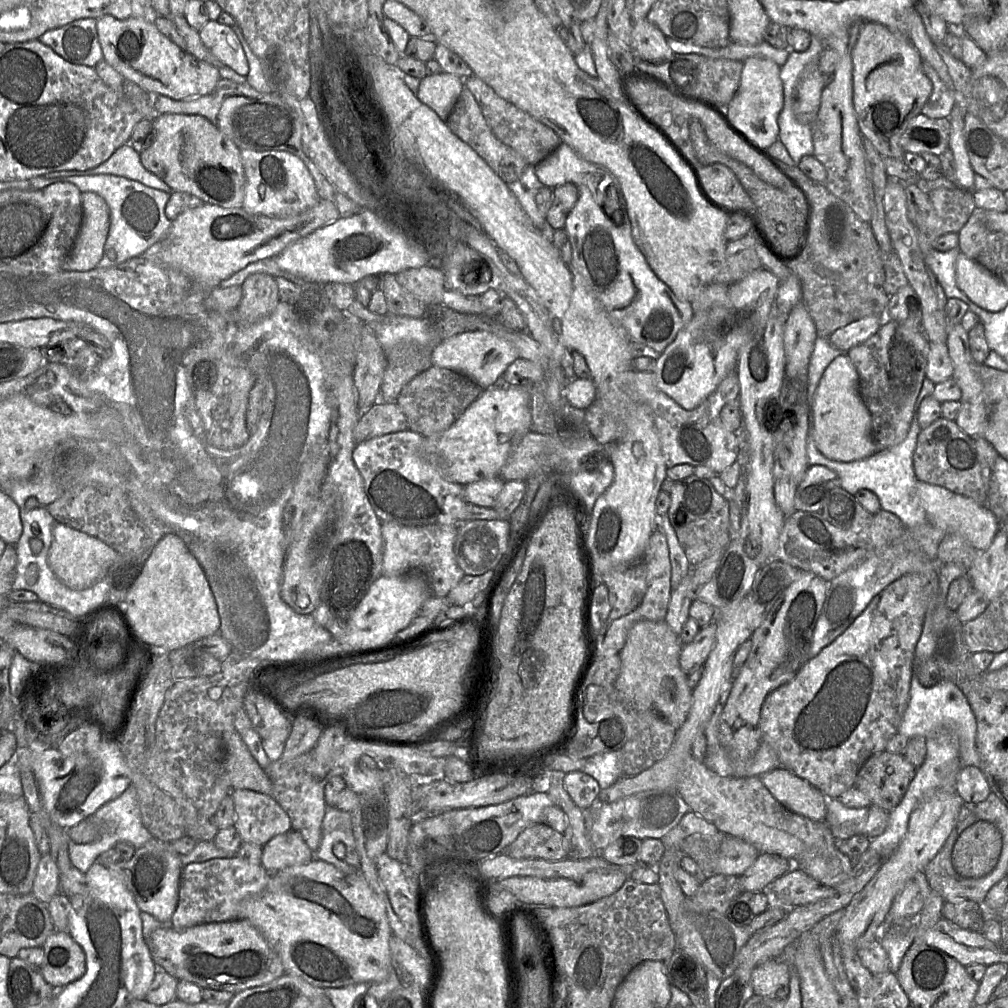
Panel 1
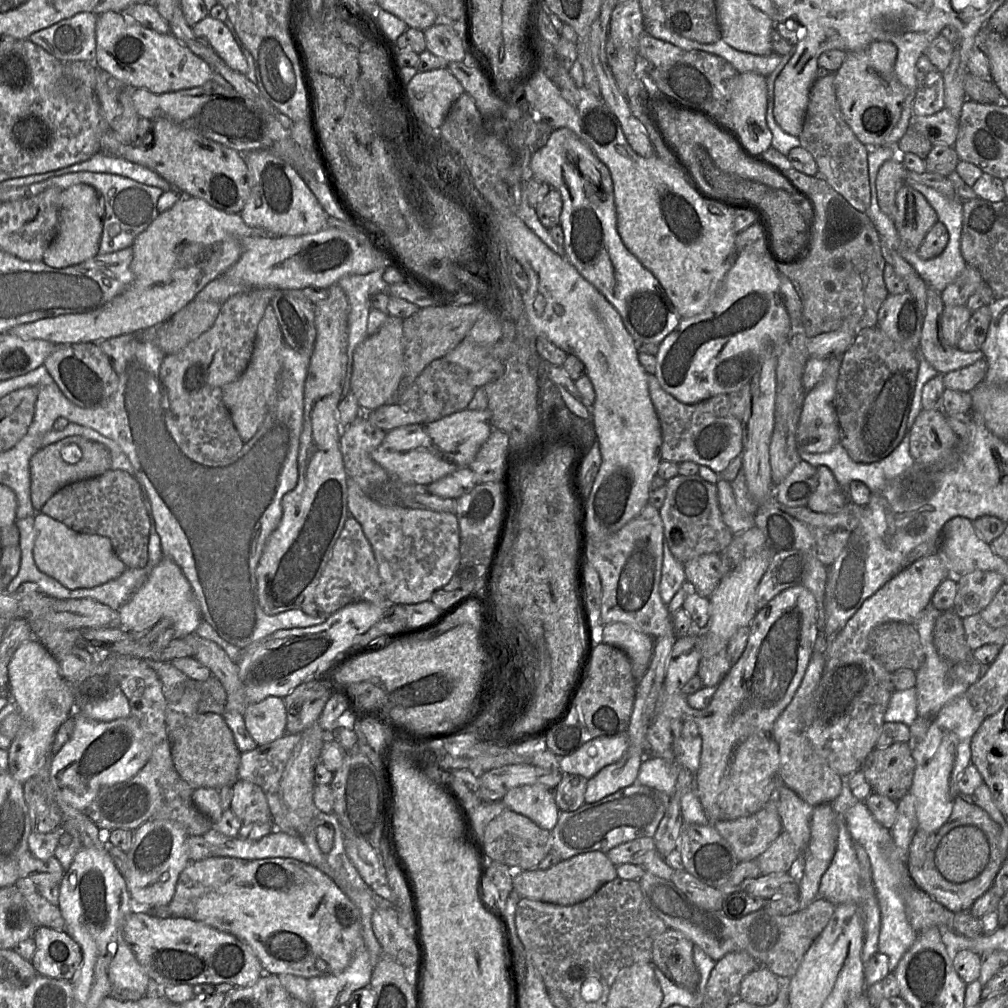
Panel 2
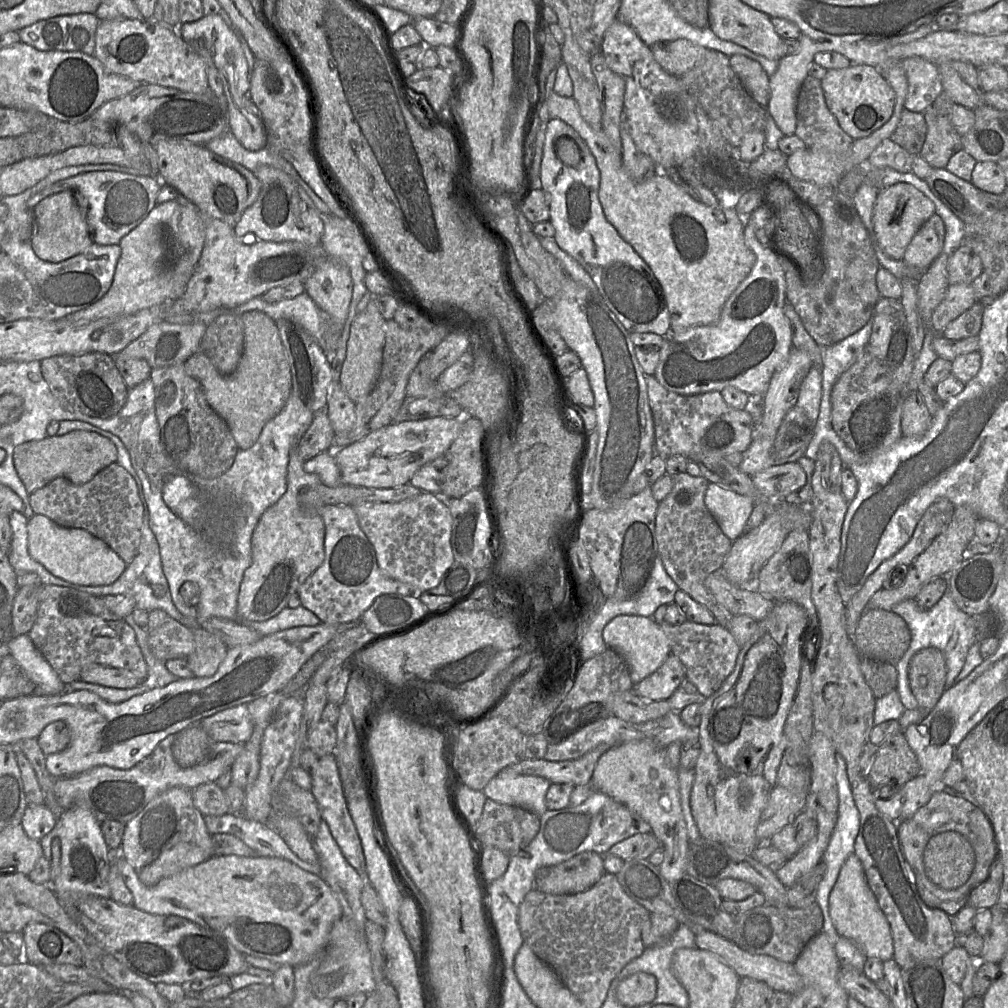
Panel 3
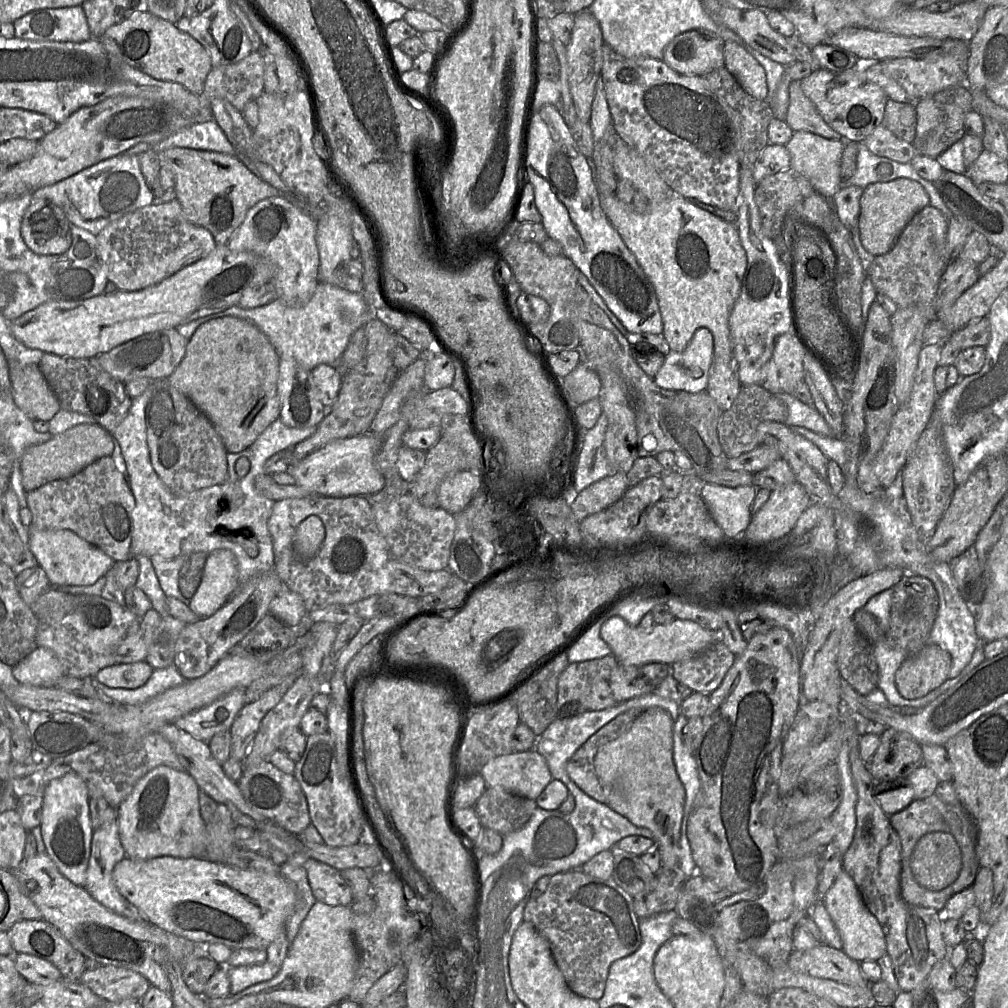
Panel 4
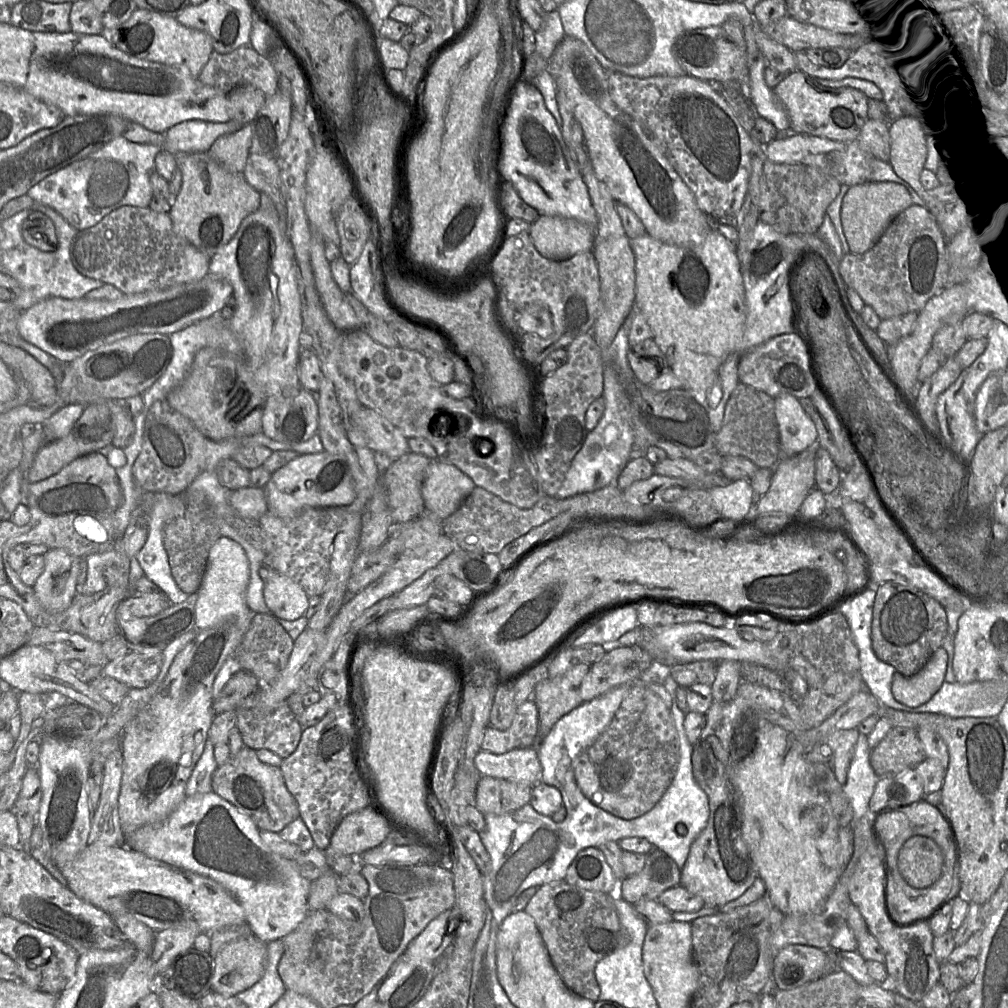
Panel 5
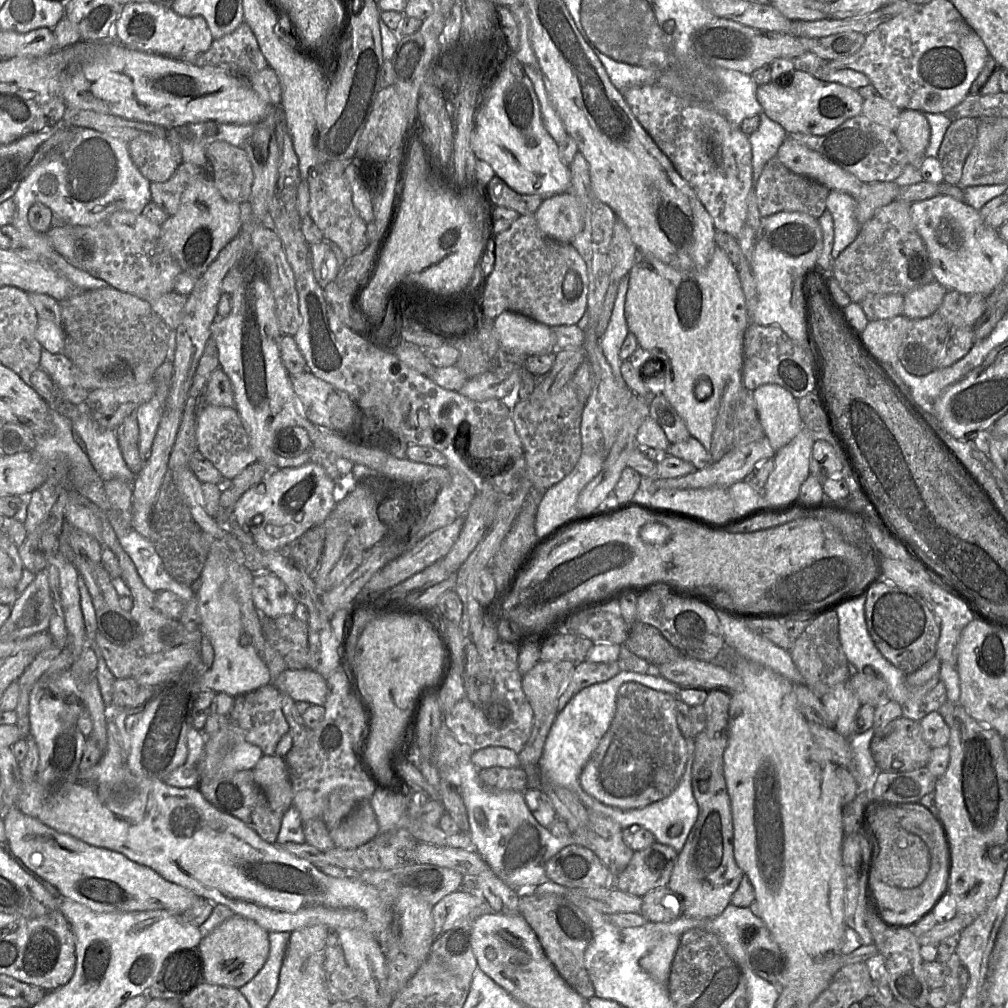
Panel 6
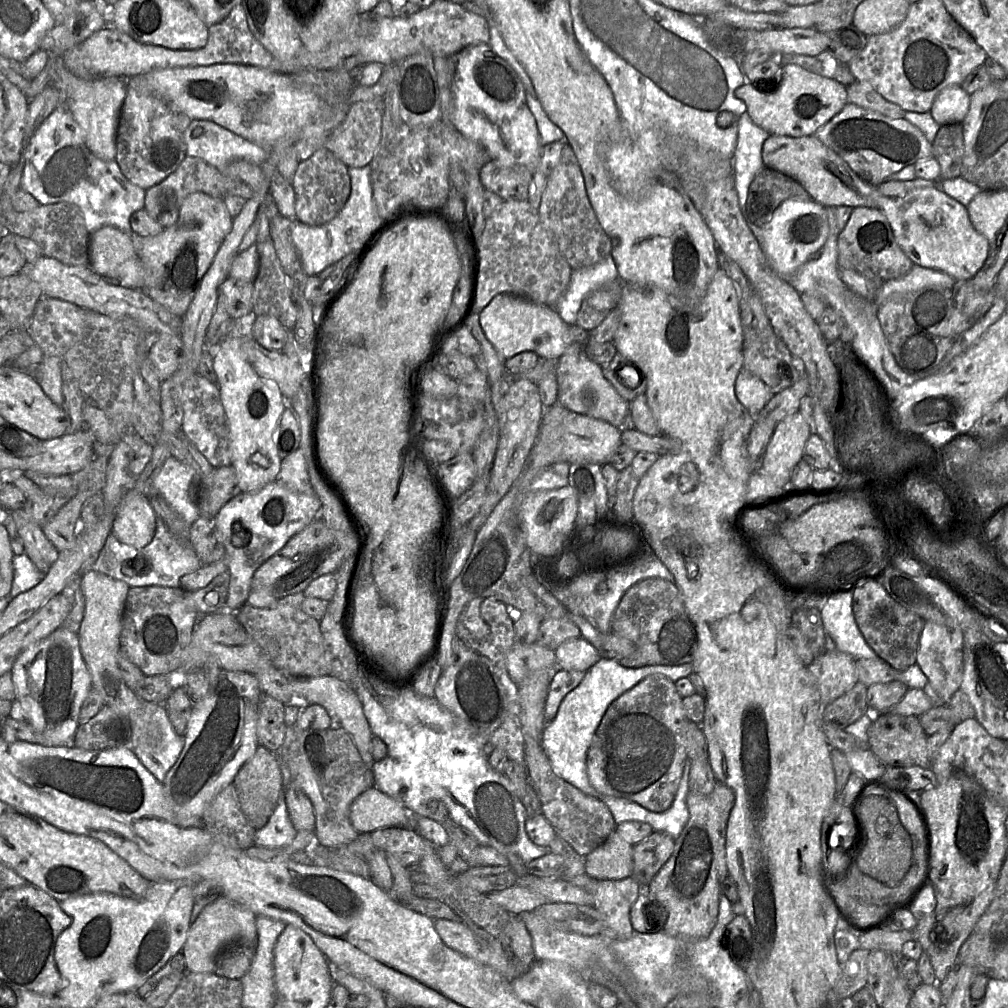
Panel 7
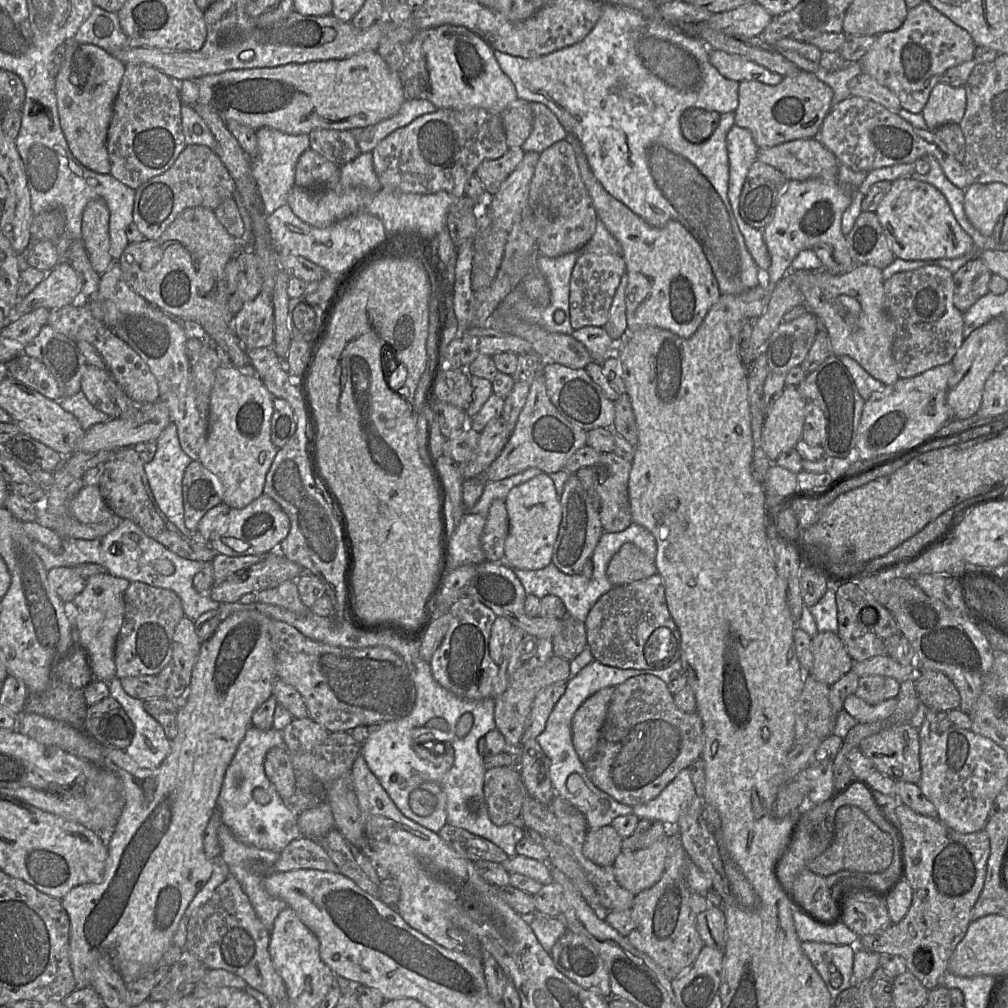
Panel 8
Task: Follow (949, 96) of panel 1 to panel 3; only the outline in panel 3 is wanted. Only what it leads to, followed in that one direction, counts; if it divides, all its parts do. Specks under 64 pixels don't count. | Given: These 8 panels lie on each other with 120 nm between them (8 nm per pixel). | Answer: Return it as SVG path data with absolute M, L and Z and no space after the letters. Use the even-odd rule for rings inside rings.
M920 56L901 60L908 81L905 108L923 113L943 91L938 66Z

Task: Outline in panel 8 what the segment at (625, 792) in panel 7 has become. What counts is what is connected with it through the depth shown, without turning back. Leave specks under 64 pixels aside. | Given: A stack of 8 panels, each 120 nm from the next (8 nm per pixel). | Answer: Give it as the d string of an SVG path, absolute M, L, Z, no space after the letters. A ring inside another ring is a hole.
M650 674L629 678L614 688L596 747L585 764L587 776L620 803L635 806L655 799L684 769L701 757L703 726L698 712L685 713L674 703L667 684Z

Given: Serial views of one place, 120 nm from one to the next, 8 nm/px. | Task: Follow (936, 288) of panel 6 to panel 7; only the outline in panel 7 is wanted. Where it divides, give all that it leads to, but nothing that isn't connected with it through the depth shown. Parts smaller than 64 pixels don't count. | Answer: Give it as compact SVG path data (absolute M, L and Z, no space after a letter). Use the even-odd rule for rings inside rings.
M914 264L905 276L883 281L875 302L877 306L882 305L890 300L893 294L906 294L927 286L953 288L954 283L955 279L947 273Z

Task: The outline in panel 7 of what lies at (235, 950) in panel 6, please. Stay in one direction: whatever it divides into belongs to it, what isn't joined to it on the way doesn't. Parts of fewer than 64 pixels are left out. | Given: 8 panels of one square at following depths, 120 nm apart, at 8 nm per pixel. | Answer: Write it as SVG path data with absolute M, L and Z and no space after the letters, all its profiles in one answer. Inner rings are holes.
M220 894L202 909L190 926L186 942L180 952L185 957L188 972L216 973L216 960L220 952L234 941L257 946L256 915L247 907Z

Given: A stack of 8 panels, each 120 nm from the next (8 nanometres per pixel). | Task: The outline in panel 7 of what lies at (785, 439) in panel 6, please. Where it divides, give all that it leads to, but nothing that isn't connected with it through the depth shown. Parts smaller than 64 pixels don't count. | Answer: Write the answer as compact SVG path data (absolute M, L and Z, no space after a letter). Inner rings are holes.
M744 368L736 379L735 393L753 417L761 412L774 395L760 378Z

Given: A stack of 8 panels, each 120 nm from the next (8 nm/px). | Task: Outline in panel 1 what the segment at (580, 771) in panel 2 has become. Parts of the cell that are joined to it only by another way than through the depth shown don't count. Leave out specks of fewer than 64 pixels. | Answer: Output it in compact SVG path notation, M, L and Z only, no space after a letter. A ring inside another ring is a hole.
M620 750L587 758L581 771L593 777L601 789L612 786L622 776Z

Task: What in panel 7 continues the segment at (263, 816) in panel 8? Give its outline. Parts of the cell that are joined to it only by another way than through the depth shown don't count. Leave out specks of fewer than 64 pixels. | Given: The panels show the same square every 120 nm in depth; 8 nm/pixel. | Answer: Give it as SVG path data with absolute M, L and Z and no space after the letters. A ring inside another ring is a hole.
M282 797L268 822L261 829L256 830L254 844L264 848L288 847L294 841L297 833Z

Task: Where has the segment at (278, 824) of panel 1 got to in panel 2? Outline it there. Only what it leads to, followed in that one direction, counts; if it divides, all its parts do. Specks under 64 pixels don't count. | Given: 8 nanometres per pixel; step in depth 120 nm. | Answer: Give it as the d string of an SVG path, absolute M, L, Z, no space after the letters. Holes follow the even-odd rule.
M238 779L232 784L231 810L241 823L273 823L266 794L258 785Z

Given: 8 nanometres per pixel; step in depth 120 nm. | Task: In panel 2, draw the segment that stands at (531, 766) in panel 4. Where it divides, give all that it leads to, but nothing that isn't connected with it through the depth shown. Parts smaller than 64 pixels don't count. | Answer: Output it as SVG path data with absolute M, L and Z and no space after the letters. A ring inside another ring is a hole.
M523 785L509 790L502 798L507 809L524 815L541 828L551 831L560 814L553 791L544 785Z

